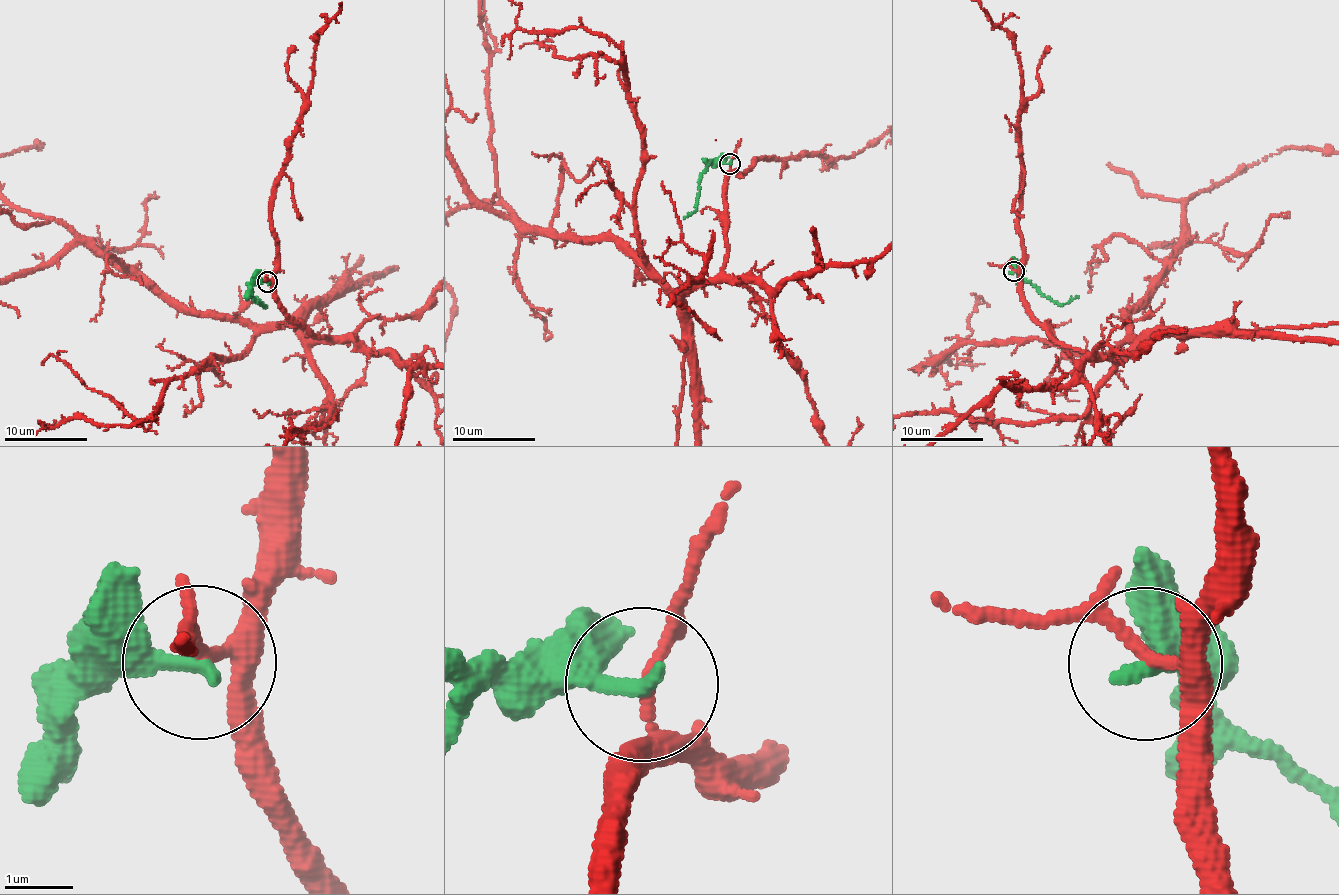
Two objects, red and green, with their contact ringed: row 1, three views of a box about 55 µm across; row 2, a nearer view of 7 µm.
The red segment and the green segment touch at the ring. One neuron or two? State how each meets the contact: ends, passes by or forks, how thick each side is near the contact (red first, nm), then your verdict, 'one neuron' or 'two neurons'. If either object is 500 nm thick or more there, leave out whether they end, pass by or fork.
red forks there; green ends there; 170 nm thick on the red side, 260 nm on the other; two neurons

